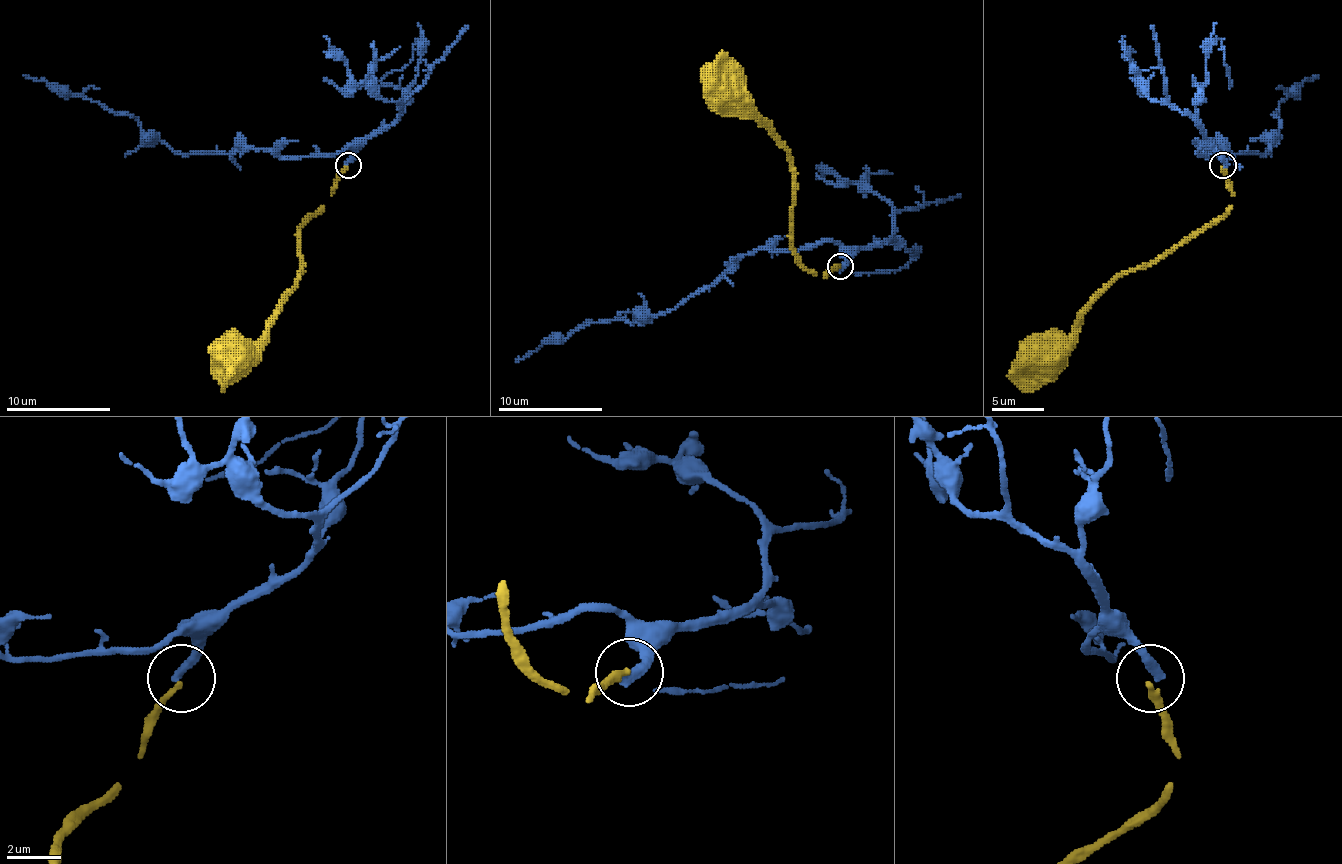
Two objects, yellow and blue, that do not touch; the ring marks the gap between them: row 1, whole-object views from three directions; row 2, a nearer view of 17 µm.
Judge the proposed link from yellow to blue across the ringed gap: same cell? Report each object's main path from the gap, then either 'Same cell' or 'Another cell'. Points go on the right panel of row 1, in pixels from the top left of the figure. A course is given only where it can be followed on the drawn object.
Course of yellow: (1221, 167), (1232, 193), (1232, 206), (1145, 266), (1119, 276), (1083, 316), (1072, 342), (1054, 344), (1043, 357). Course of blue: (1224, 164), (1203, 146), (1198, 154), (1208, 156), (1211, 148), (1263, 154), (1279, 120), (1279, 104), (1318, 75). Another cell

